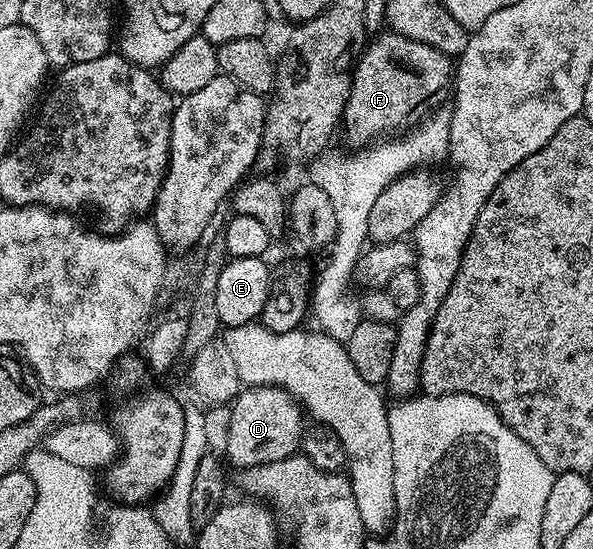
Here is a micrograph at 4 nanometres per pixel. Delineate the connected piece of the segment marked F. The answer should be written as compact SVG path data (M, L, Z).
M381 31L359 53L353 67L353 82L345 104L343 131L349 147L365 147L378 139L393 139L418 124L430 112L429 104L452 86L455 76L454 58L443 51L392 31Z

